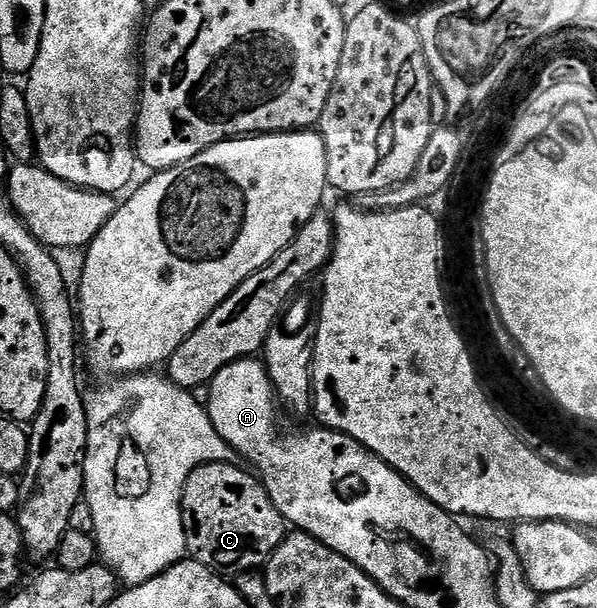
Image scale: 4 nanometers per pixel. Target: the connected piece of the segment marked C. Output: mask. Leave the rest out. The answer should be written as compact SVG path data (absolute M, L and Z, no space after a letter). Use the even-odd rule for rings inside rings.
M210 462L194 469L182 486L181 510L187 533L187 551L195 561L204 564L215 574L233 576L263 567L288 533L288 523L283 514L276 508L265 486L251 474L235 463Z

